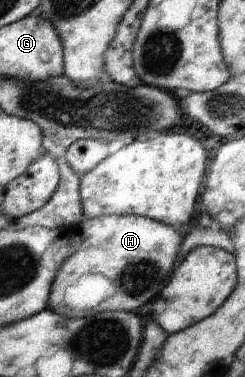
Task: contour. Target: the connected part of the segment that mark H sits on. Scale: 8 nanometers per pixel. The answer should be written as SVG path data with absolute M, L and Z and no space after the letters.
M134 215L91 218L82 222L77 231L73 252L62 262L51 284L47 309L58 312L56 314L66 314L66 306L71 310L92 310L97 313L102 310L130 312L153 301L162 292L173 272L179 246L183 241L177 227Z

